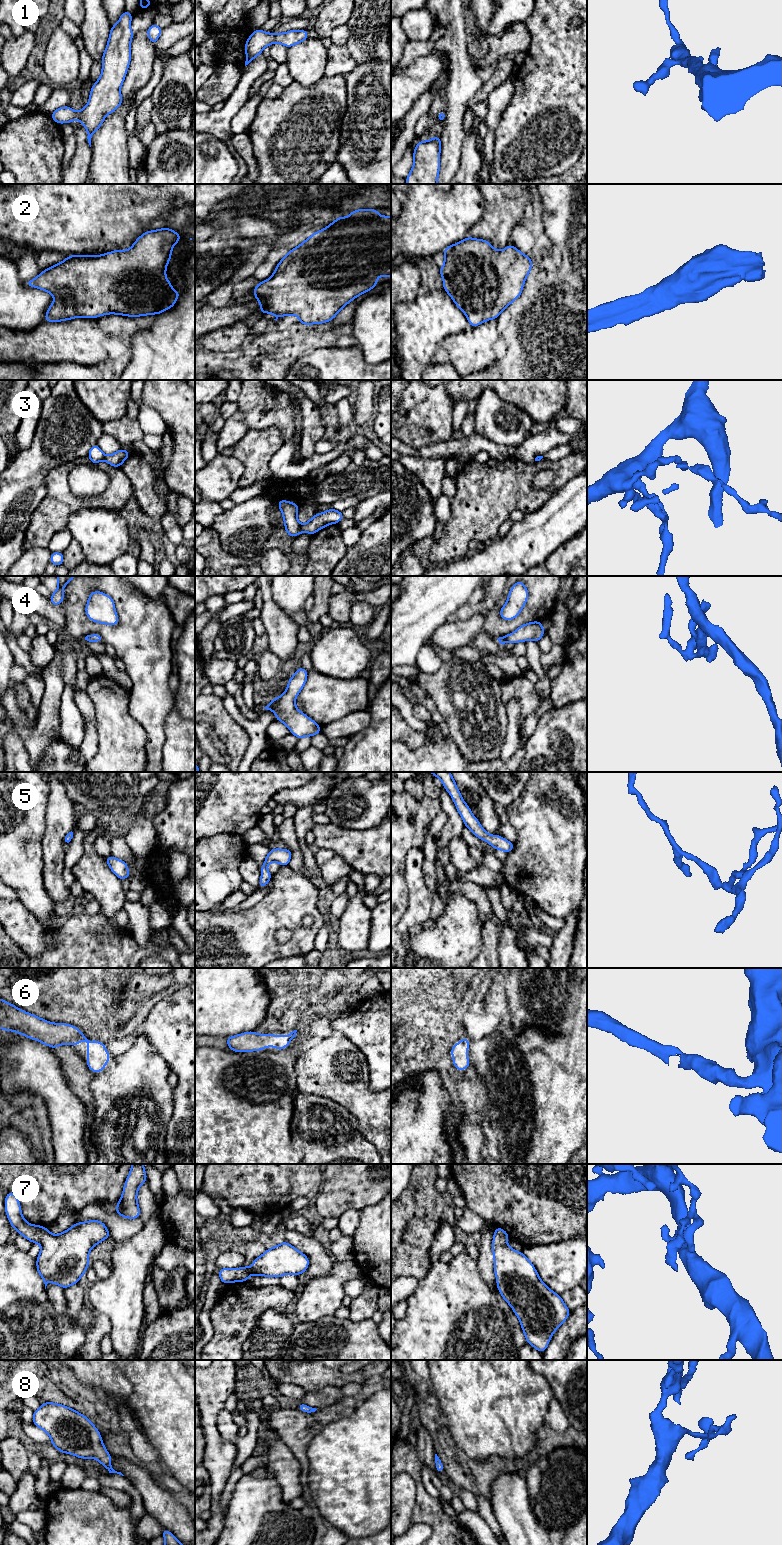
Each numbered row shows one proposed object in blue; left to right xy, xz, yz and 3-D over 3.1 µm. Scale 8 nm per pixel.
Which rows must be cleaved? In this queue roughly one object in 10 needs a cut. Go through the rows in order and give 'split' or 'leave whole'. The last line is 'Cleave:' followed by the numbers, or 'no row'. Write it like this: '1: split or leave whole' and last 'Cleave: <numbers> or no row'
1: leave whole
2: leave whole
3: split
4: leave whole
5: leave whole
6: leave whole
7: leave whole
8: leave whole
Cleave: 3

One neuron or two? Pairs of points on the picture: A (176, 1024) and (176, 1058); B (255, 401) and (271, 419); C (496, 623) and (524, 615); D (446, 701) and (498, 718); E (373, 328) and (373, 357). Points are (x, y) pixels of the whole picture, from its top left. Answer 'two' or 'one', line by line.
A: one
B: one
C: one
D: one
E: one

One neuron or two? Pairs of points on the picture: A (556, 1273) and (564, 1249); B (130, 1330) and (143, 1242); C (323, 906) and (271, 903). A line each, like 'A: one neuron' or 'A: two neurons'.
A: one neuron
B: one neuron
C: two neurons

